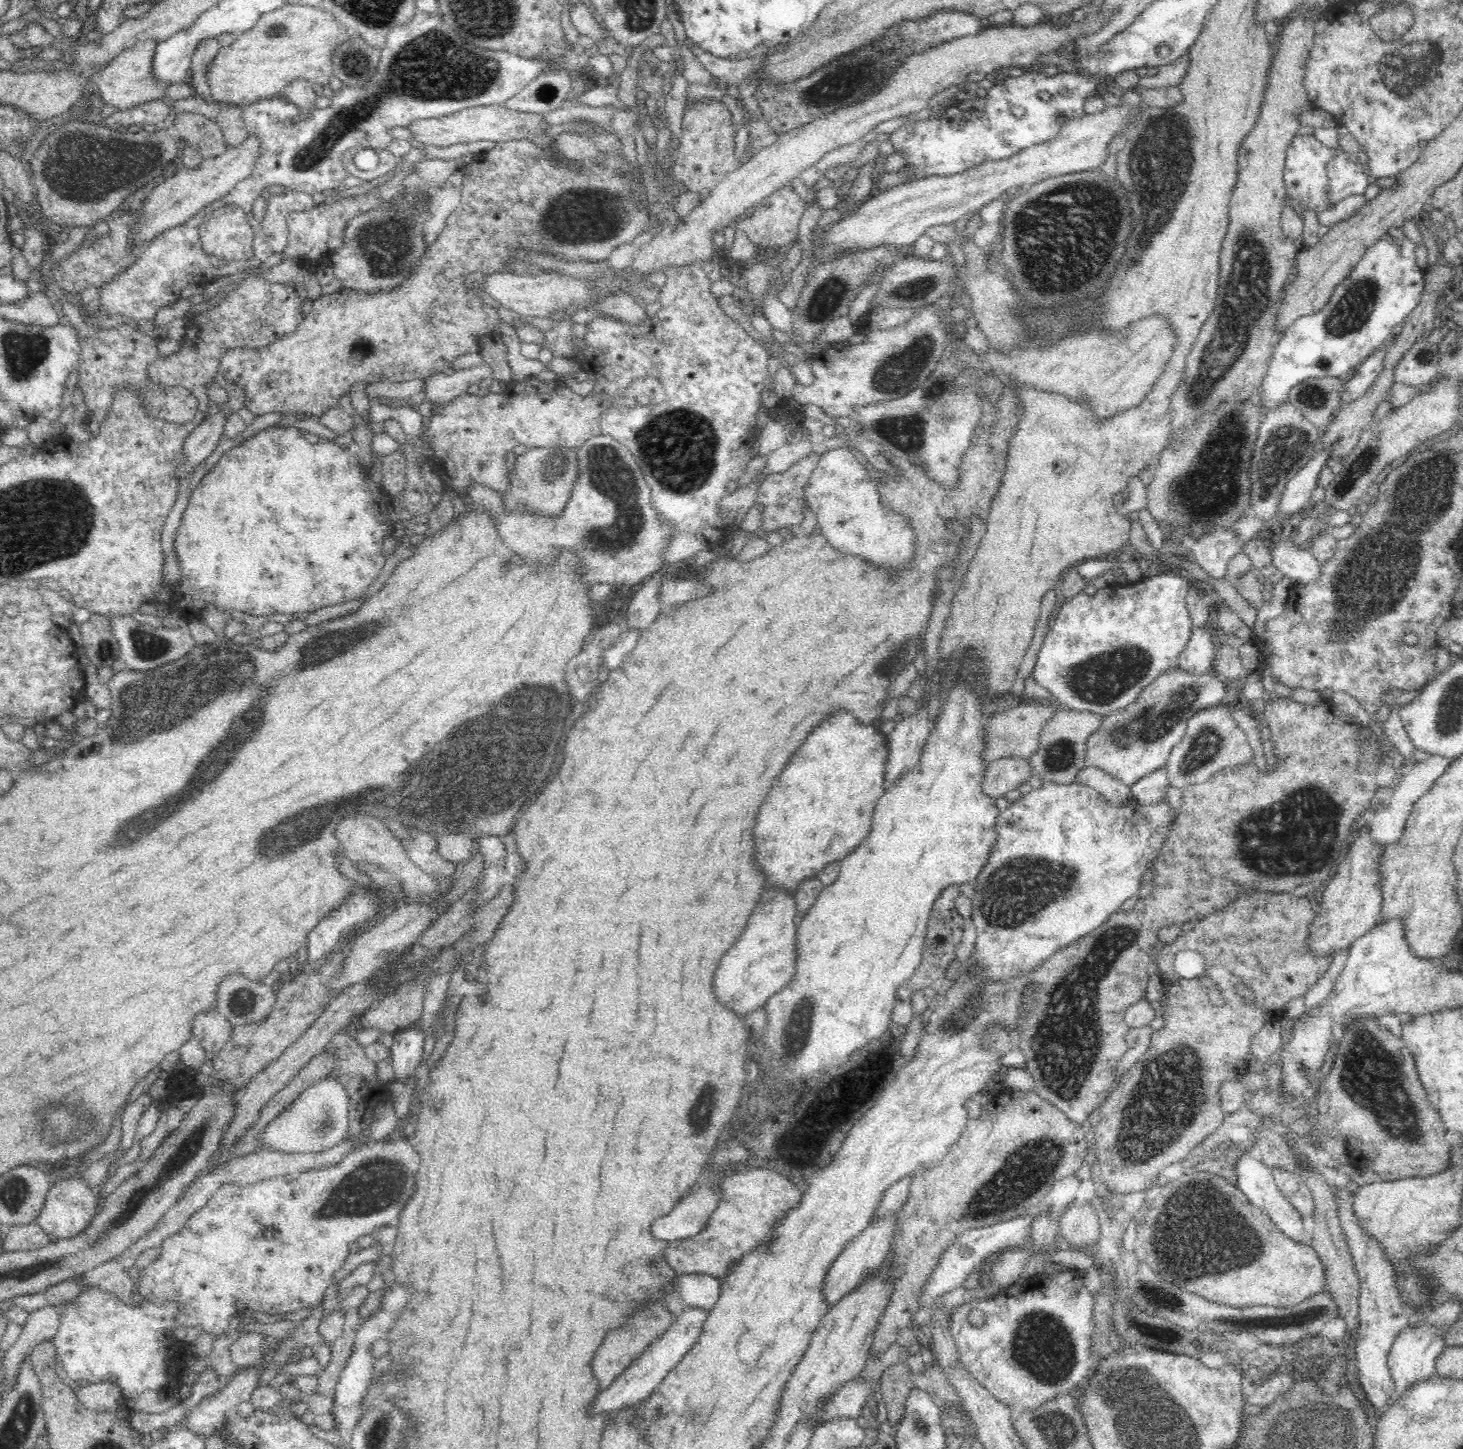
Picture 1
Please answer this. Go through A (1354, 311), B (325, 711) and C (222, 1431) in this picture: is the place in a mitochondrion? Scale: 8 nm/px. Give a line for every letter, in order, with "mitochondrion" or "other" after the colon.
A: mitochondrion
B: other
C: other

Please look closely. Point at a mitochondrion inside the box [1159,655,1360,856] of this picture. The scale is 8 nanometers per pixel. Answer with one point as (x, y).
(1206, 746)

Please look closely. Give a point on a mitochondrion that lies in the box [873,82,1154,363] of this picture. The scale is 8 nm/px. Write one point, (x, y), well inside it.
(1084, 204)

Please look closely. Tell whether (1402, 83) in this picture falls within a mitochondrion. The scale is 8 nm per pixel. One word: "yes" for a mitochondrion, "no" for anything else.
yes

